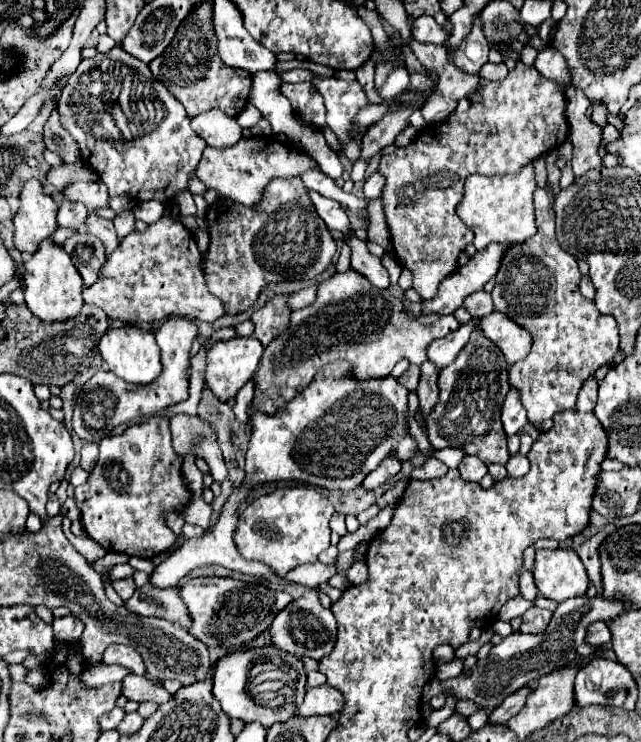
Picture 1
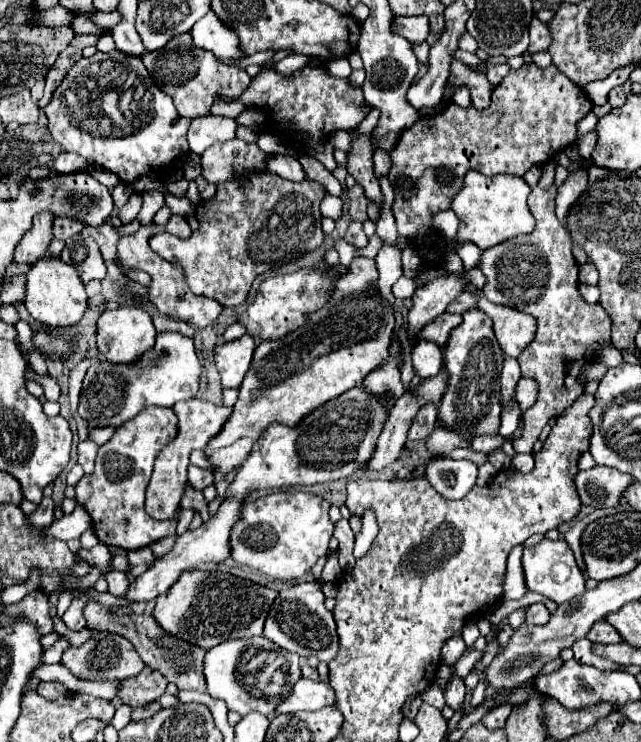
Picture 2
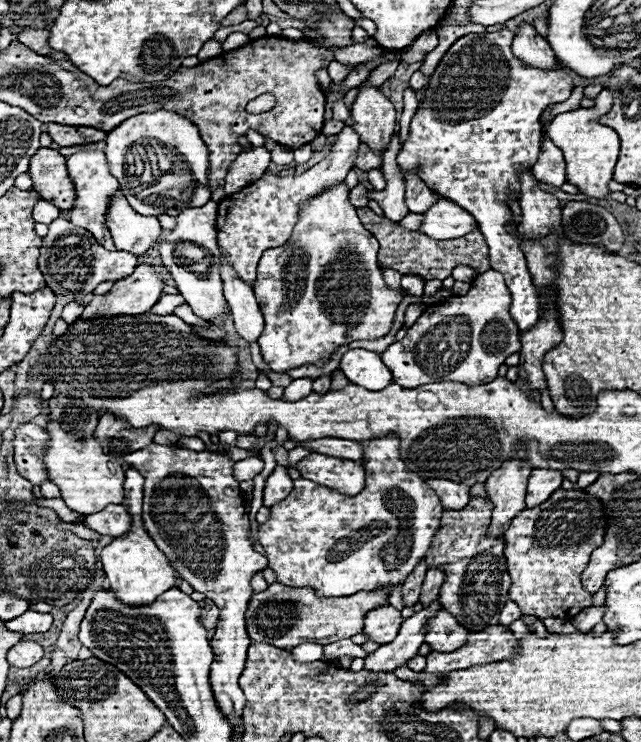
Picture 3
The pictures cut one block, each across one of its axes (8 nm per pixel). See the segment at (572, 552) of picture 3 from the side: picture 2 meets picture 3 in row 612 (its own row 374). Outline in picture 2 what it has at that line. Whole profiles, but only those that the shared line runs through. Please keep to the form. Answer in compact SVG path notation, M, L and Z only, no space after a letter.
M538 186L532 188L532 202L528 202L528 206L536 218L536 228L530 234L510 238L484 250L478 262L478 268L486 276L482 290L490 302L516 308L538 320L534 340L518 356L522 376L534 378L540 388L536 404L524 412L524 434L512 442L516 452L532 452L532 446L548 420L562 414L584 394L580 368L596 358L596 346L600 342L610 342L610 316L600 304L588 304L580 298L572 238L554 214L554 198L556 186L550 186L548 190Z

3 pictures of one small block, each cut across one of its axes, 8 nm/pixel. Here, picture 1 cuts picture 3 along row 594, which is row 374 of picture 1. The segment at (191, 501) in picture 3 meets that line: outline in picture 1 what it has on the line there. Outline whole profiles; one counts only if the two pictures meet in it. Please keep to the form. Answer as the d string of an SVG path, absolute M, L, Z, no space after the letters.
M232 338L214 342L208 350L206 384L210 390L226 402L252 378L264 346L254 338Z

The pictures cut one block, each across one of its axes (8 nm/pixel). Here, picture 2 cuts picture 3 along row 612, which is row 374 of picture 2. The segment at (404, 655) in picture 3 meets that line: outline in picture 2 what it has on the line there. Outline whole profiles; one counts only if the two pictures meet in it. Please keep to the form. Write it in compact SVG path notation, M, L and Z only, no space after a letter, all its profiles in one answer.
M420 340L412 348L412 368L414 368L416 376L430 378L440 372L442 364L444 364L444 352L440 346Z

